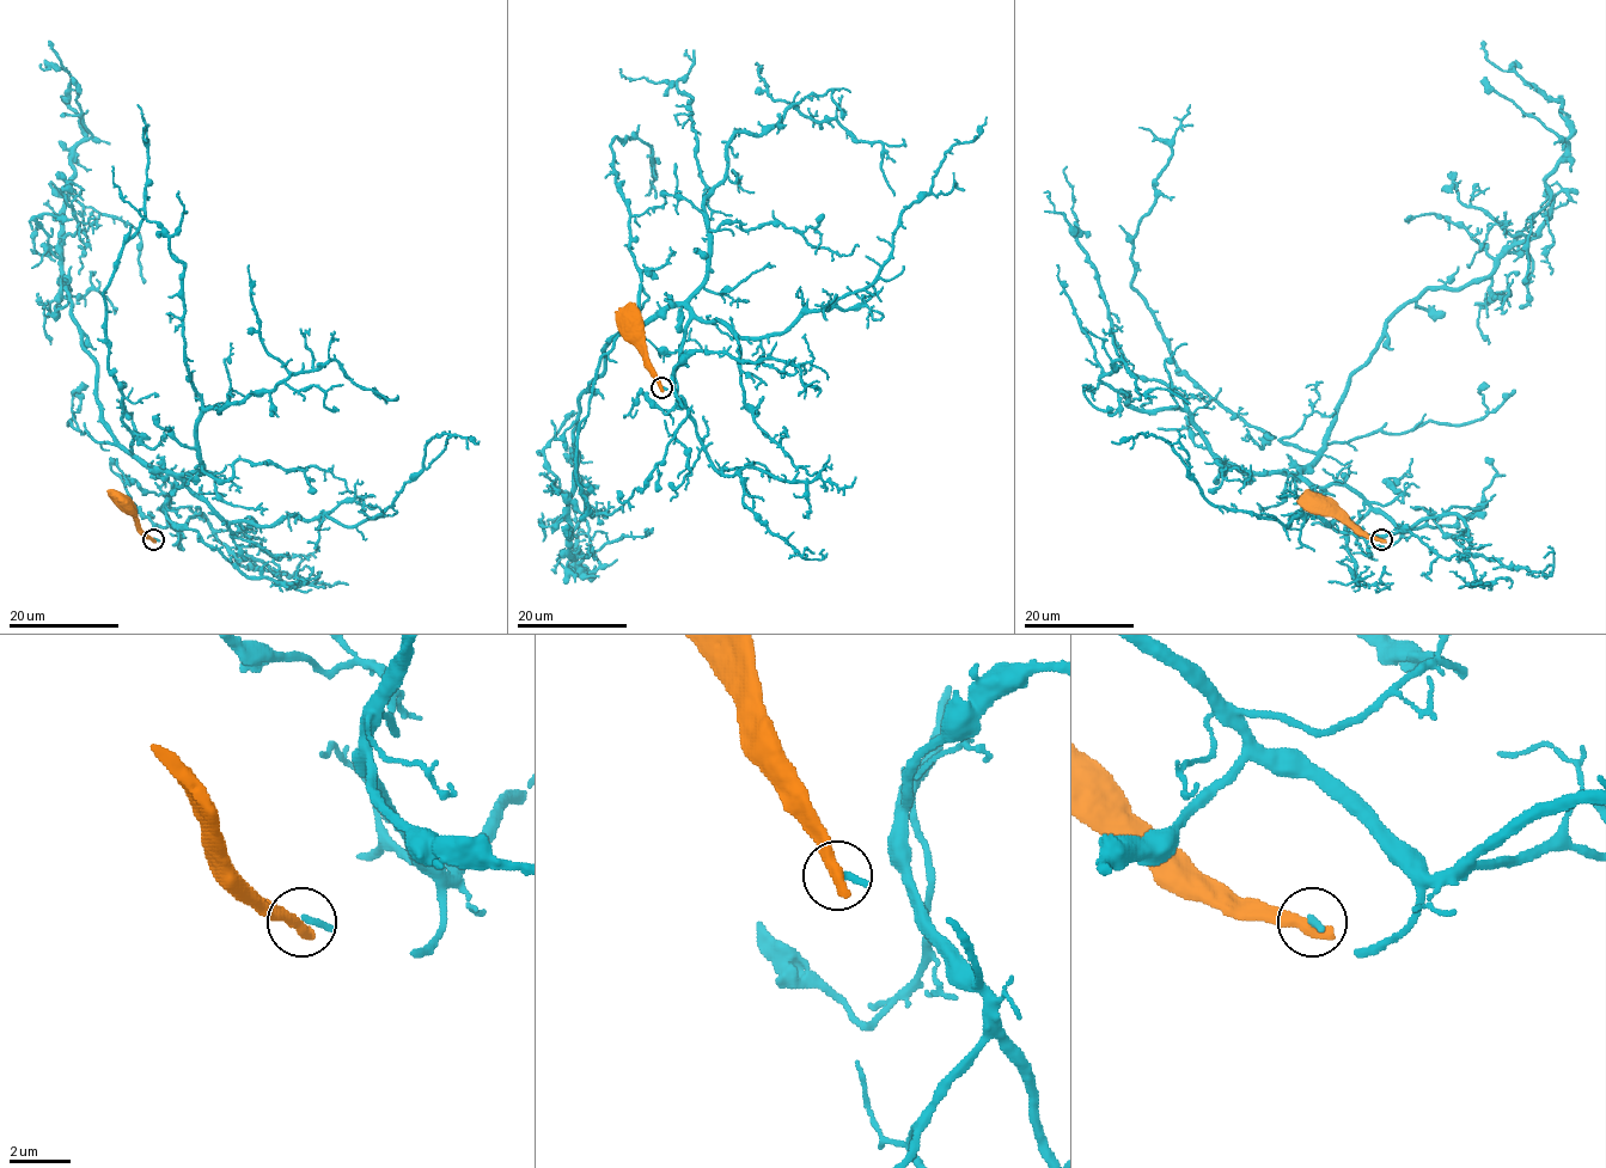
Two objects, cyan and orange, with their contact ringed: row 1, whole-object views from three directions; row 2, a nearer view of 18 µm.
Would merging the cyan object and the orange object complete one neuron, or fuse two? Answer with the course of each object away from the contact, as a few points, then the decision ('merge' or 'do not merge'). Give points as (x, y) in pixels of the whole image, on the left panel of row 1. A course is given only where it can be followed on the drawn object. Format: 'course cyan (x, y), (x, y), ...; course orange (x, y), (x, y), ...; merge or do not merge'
course cyan (153, 539), (178, 539), (166, 500), (182, 483), (116, 440), (71, 316), (60, 214), (84, 122), (48, 41); course orange (153, 539), (139, 527), (139, 521), (123, 509), (123, 505); do not merge

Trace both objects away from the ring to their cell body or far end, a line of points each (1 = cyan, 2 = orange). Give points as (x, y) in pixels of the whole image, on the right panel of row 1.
1: (1381, 539), (1400, 532), (1302, 470), (1384, 325), (1533, 236), (1570, 135), (1561, 103), (1483, 41)
2: (1381, 539), (1366, 537), (1314, 505)

